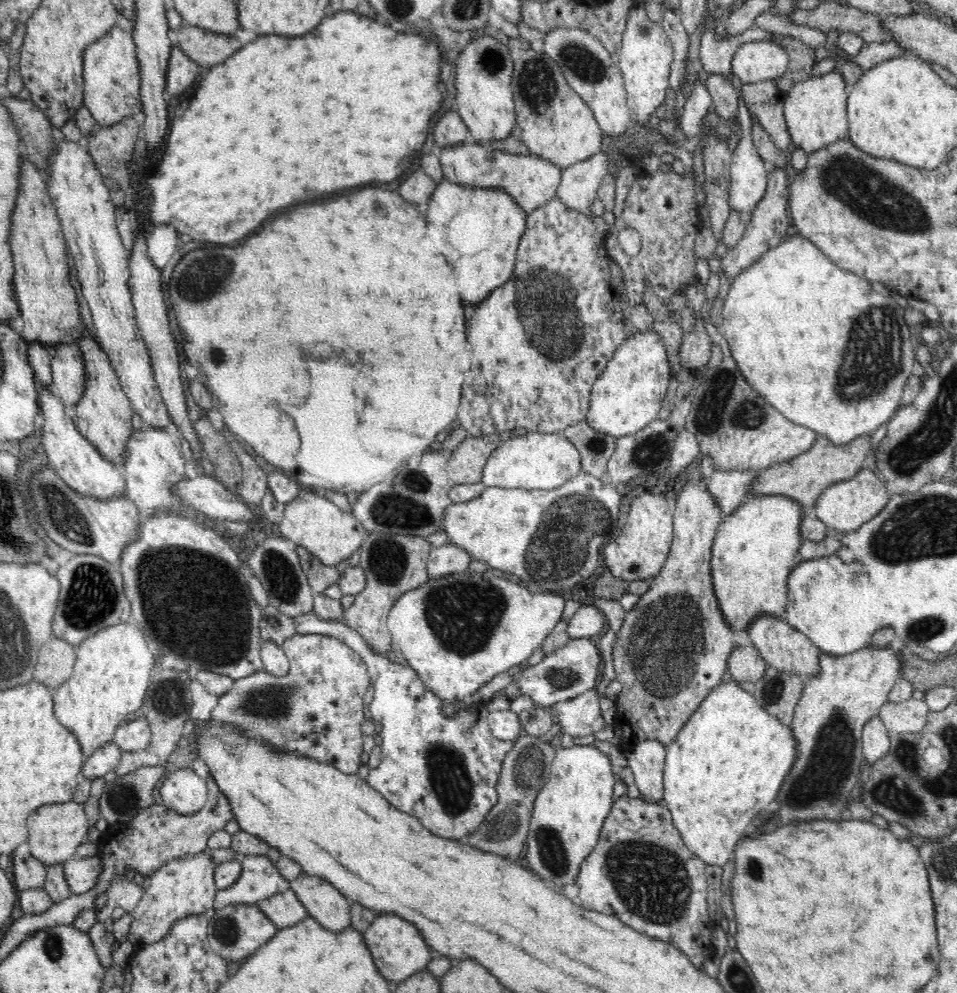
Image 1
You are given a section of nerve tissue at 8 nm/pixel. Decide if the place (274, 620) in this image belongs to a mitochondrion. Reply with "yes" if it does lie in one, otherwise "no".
yes

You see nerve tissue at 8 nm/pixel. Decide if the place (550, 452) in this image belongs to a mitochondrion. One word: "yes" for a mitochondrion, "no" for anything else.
no

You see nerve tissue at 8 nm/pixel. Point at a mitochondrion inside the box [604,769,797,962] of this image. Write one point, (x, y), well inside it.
(752, 865)

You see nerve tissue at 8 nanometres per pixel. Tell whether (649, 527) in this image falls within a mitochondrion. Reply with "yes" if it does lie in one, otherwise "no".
no

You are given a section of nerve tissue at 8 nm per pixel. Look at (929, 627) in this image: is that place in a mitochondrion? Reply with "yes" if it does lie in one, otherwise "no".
yes

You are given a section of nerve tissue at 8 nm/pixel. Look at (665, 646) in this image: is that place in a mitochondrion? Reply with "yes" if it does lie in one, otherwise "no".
yes

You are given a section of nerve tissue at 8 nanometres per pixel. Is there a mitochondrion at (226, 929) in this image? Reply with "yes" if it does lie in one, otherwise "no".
yes

